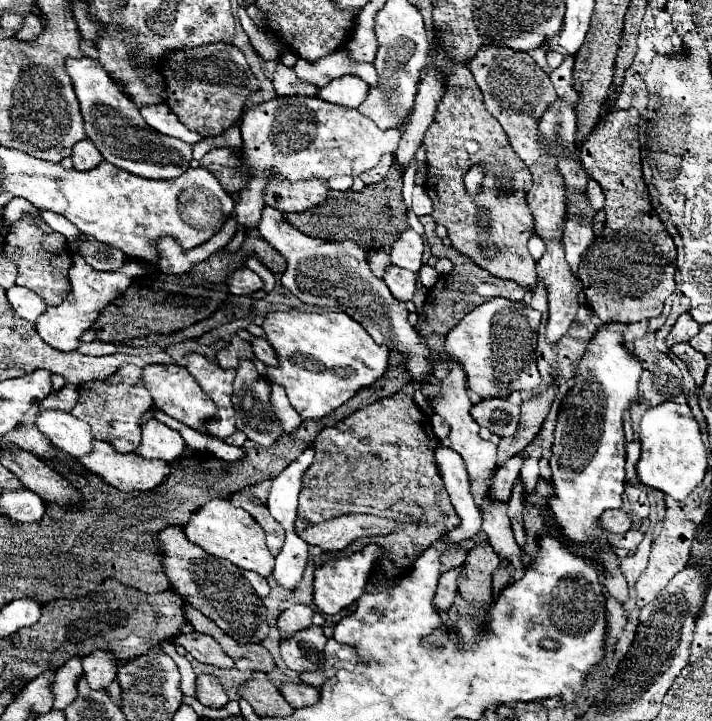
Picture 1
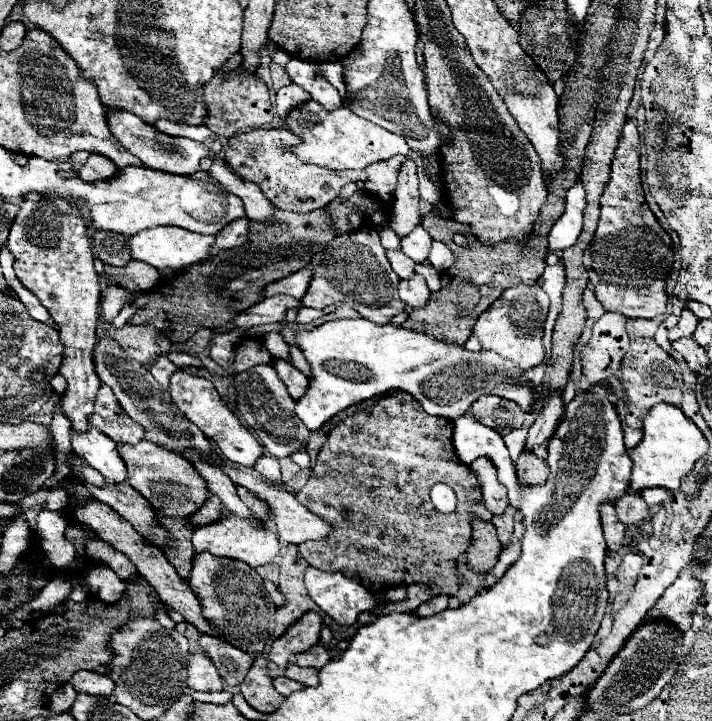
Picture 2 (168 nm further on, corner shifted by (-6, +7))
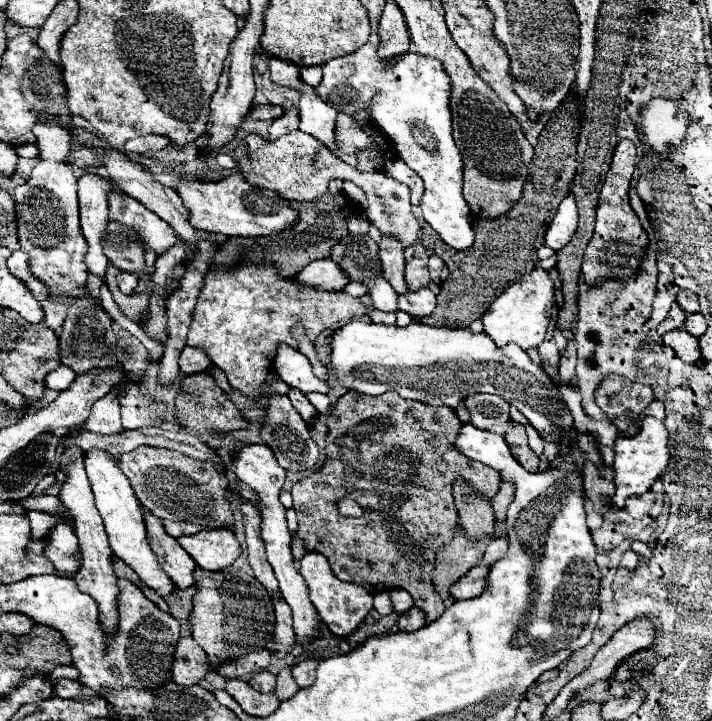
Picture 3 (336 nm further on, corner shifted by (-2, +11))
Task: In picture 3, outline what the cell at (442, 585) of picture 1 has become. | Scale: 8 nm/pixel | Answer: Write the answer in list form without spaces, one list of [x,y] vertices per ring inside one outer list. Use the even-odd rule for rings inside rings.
[[[412,606],[408,612],[404,612],[400,616],[400,620],[398,620],[398,628],[400,630],[418,630],[424,624],[426,624],[426,614],[416,606]]]

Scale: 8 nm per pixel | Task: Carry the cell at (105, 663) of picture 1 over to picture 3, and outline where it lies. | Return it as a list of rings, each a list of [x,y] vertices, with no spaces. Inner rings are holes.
[[[62,678],[58,680],[56,688],[54,688],[54,694],[60,696],[60,698],[74,698],[78,696],[82,690],[82,684],[78,680],[68,680],[68,678]]]

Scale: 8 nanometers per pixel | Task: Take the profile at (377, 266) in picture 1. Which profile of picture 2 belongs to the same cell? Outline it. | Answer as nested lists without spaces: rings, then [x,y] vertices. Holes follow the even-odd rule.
[[[388,250],[388,260],[394,268],[394,272],[402,278],[402,280],[408,280],[414,276],[414,268],[416,268],[416,262],[410,260],[402,250]]]

